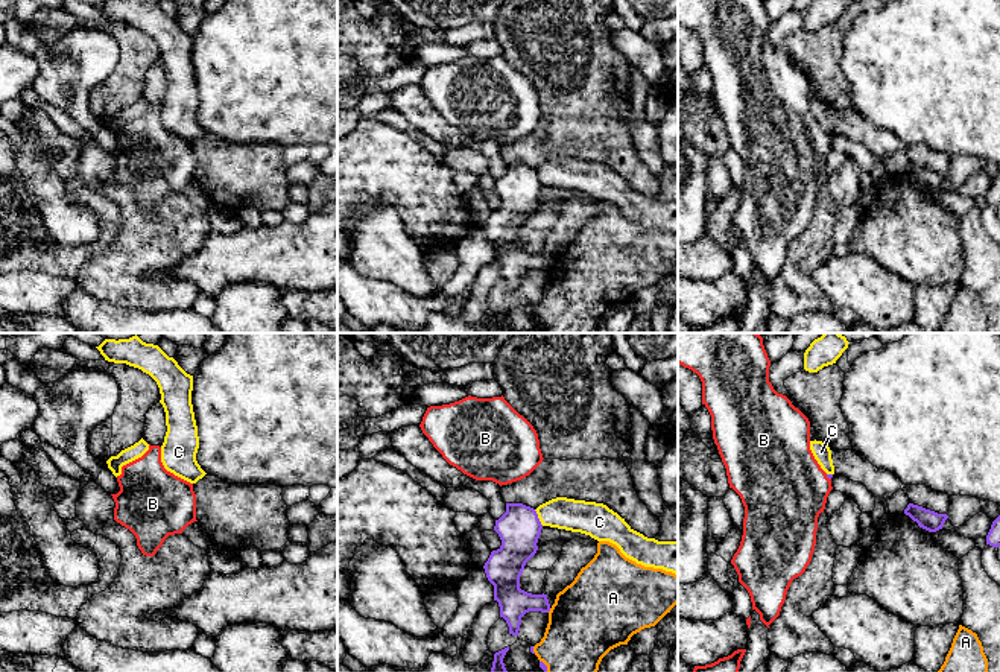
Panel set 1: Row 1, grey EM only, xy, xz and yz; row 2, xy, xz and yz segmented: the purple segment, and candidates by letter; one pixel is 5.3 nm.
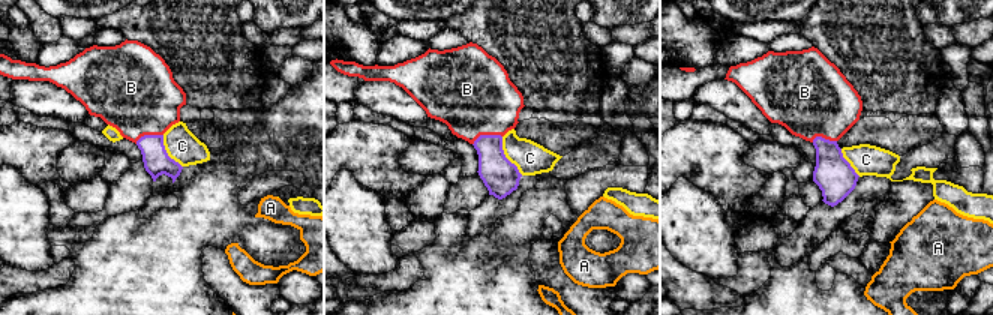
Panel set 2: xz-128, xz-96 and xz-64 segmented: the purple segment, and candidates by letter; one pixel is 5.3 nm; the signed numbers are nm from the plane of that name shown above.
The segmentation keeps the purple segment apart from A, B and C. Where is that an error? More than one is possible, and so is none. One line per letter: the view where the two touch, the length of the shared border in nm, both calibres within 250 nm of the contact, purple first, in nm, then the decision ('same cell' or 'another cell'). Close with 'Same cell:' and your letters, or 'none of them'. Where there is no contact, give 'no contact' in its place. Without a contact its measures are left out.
A: contact in xz; length 30 nm; calibres 160 and 420 nm; another cell
B: contact in yz; length 40 nm; calibres 20 and 460 nm; same cell
C: contact in xz; length 100 nm; calibres 220 and 180 nm; another cell
Same cell: B

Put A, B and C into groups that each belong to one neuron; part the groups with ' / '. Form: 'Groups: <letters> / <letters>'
Groups: A / B / C

